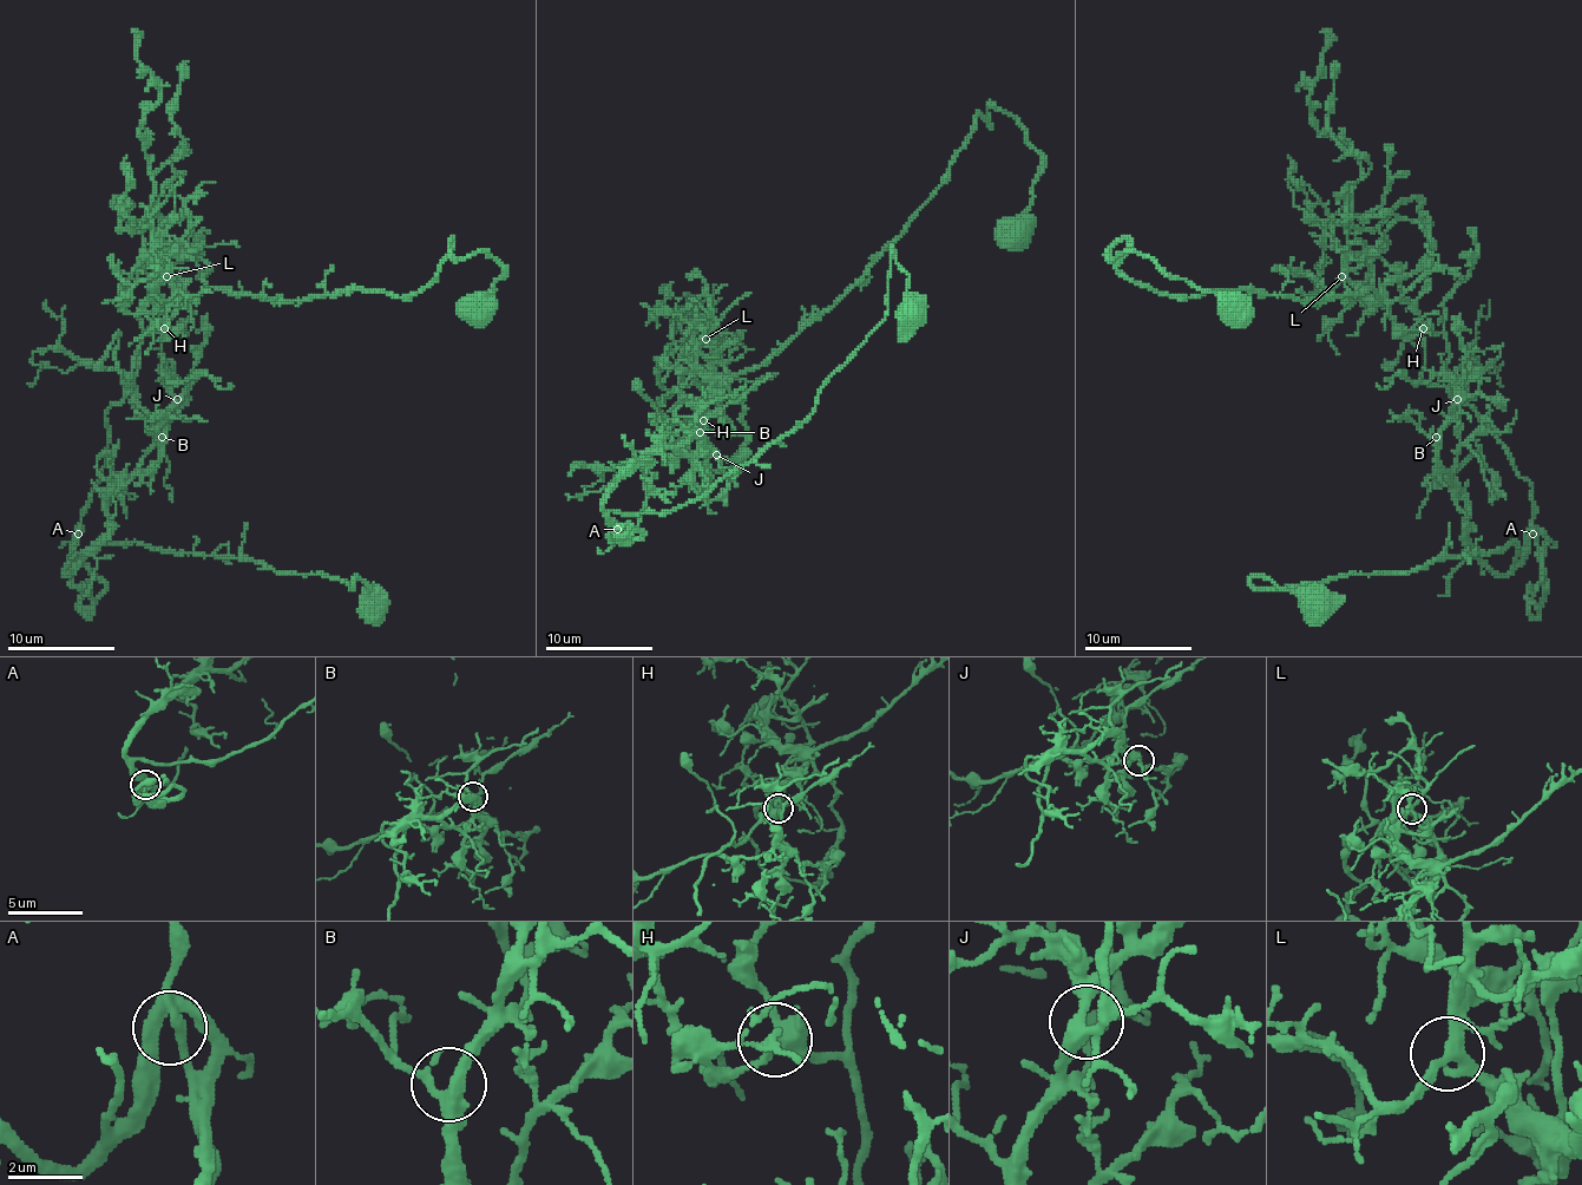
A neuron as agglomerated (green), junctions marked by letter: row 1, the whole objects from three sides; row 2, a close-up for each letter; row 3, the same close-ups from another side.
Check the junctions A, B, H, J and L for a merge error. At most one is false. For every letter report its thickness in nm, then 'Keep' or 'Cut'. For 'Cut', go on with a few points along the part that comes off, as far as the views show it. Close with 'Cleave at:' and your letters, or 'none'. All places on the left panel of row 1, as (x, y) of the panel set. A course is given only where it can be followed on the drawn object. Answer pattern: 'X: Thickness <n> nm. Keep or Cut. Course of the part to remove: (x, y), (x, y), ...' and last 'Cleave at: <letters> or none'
A: Thickness 340 nm. Keep
B: Thickness 400 nm. Keep
H: Thickness 320 nm. Cut. Course of the part to remove: (164, 327), (105, 416), (70, 561), (137, 542), (358, 577), (360, 601)
J: Thickness 320 nm. Keep
L: Thickness 280 nm. Keep
Cleave at: H

